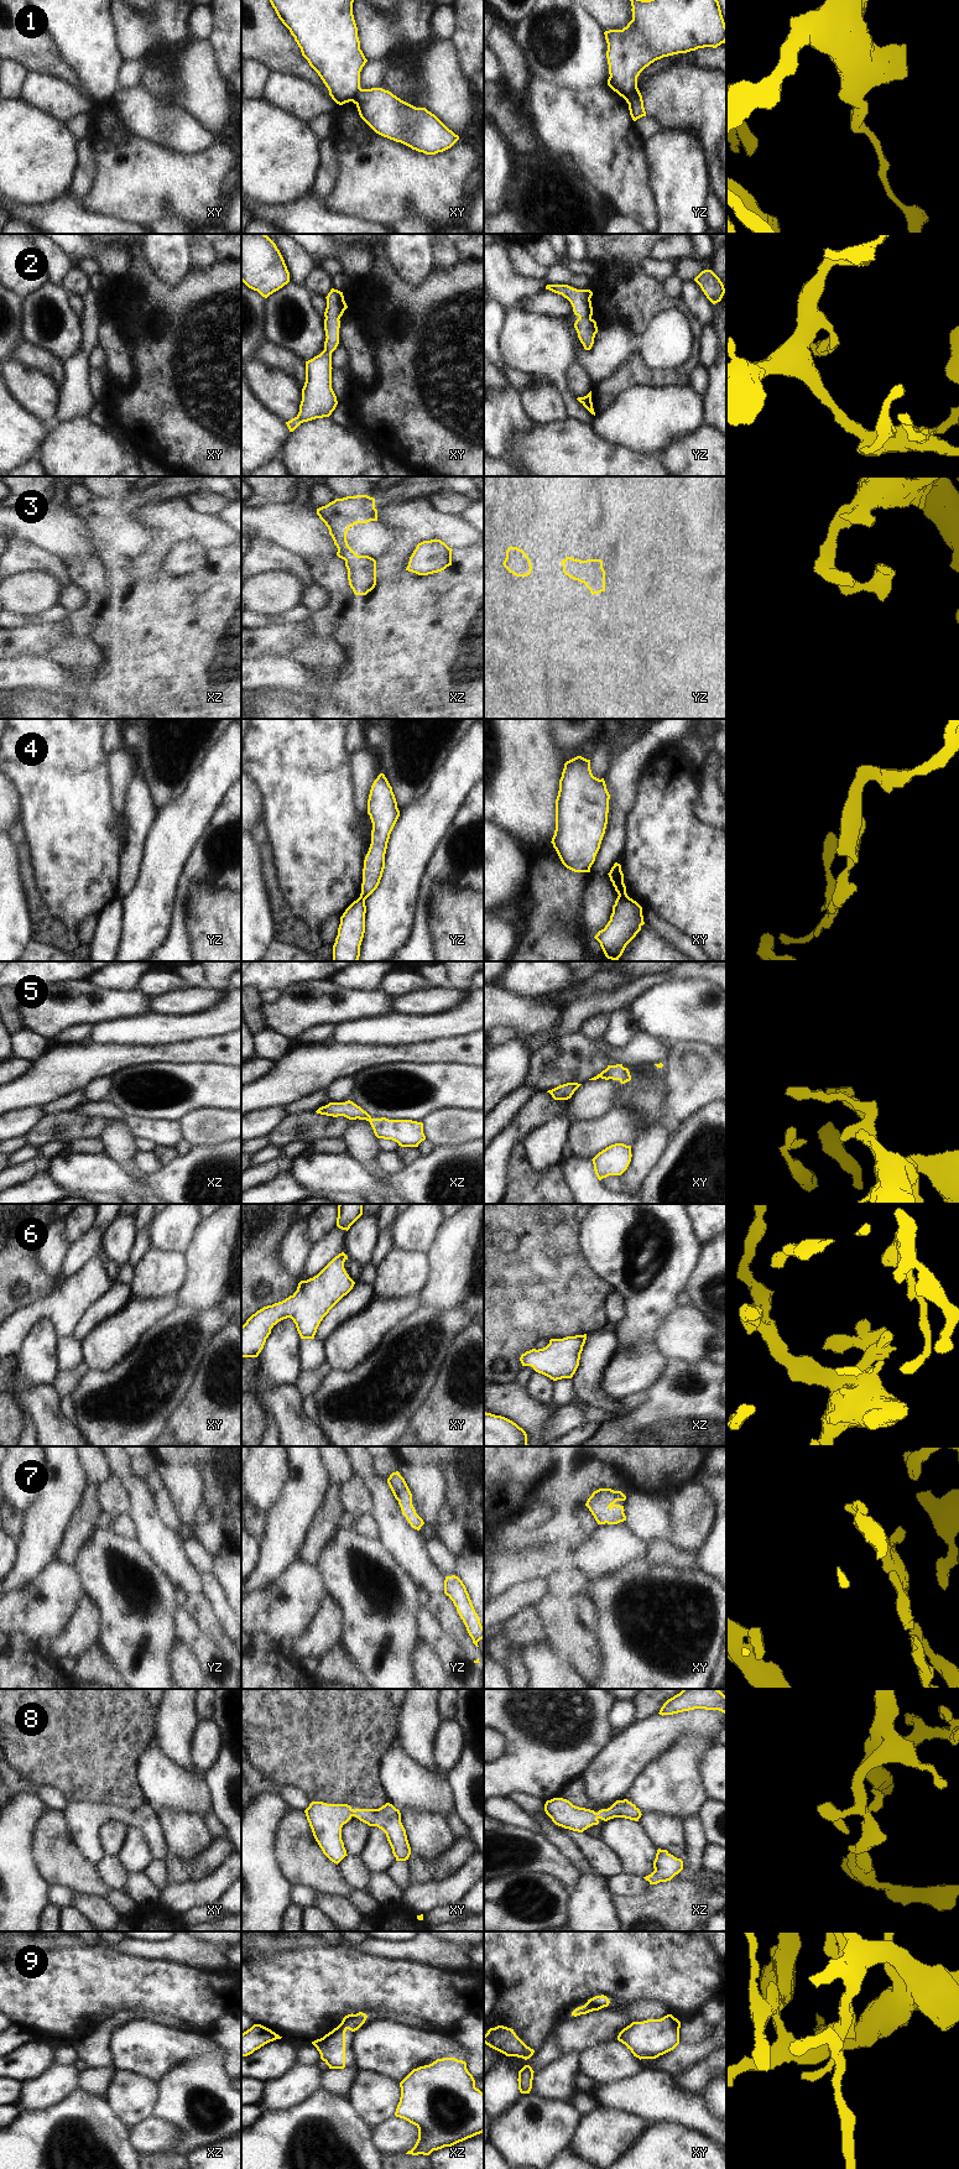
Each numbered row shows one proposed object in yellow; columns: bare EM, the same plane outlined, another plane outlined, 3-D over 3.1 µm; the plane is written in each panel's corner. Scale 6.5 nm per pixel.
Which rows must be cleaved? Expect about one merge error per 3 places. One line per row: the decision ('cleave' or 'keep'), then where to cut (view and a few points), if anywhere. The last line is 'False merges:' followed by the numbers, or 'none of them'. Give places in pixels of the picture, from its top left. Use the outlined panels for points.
1: cleave; cut yz (636, 87), (623, 97)
2: keep; cut none
3: keep; cut none
4: cleave; cut xy (619, 893), (629, 898)
5: keep; cut none
6: keep; cut none
7: keep; cut none
8: keep; cut none
9: cleave; cut xy (587, 2002), (598, 2010)
False merges: 1, 4, 9

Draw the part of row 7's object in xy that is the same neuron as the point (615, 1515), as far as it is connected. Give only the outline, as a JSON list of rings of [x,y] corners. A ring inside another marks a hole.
[[[599,1488],[591,1493],[585,1506],[594,1516],[598,1524],[617,1524],[626,1521],[624,1506],[616,1501],[625,1501],[626,1496],[621,1491],[611,1488]]]

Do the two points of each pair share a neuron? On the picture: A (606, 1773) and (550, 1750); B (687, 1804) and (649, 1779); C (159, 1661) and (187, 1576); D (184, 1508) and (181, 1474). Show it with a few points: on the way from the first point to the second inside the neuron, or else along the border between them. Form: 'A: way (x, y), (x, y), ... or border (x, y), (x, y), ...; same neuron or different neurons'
A: border (606, 1743), (579, 1776); different neurons
B: way (677, 1794), (668, 1786), (658, 1786); same neuron
C: border (157, 1568), (178, 1589); different neurons
D: way (184, 1500), (183, 1482); same neuron

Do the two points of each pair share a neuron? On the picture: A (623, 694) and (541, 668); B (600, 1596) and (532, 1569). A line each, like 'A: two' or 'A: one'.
A: one
B: two

